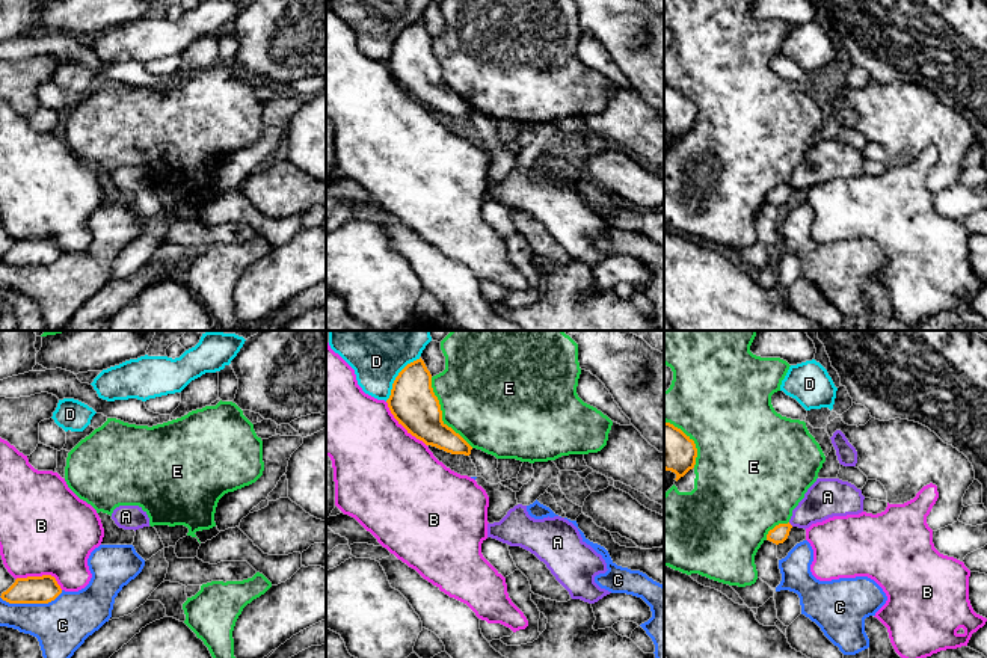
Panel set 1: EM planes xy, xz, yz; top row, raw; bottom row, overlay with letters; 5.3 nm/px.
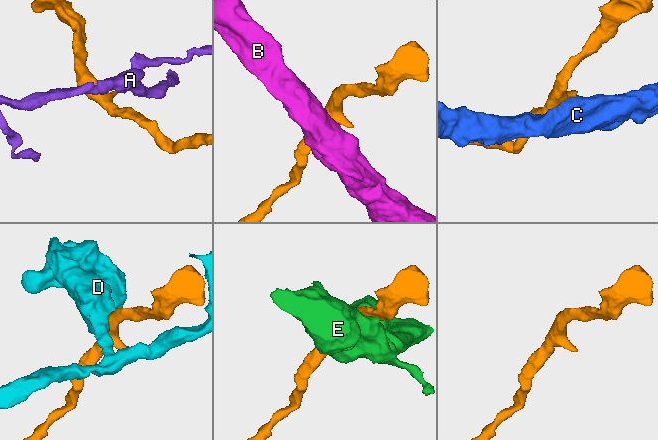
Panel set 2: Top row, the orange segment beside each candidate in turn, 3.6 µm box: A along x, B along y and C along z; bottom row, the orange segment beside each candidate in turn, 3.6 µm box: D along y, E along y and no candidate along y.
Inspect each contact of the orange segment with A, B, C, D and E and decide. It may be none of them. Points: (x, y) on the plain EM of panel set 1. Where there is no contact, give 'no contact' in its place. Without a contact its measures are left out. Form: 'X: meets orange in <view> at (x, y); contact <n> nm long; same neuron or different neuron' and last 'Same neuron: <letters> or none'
A: meets orange in yz at (790, 186); contact 40 nm long; different neuron
B: meets orange in xy at (43, 237); contact 260 nm long; different neuron
C: meets orange in xy at (30, 264); contact 340 nm long; different neuron
D: meets orange in xz at (397, 38); contact 300 nm long; different neuron
E: meets orange in xz at (441, 76); contact 440 nm long; different neuron
Same neuron: none

